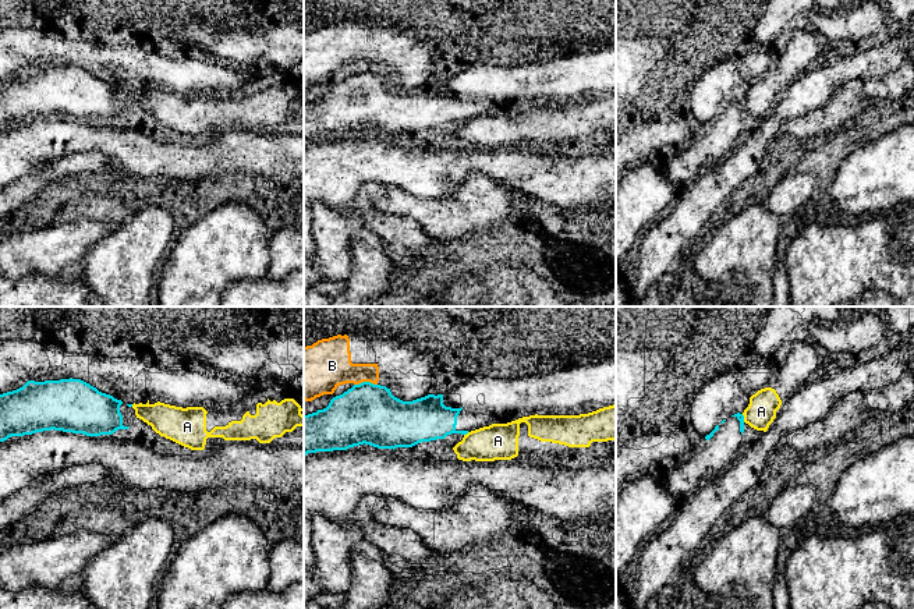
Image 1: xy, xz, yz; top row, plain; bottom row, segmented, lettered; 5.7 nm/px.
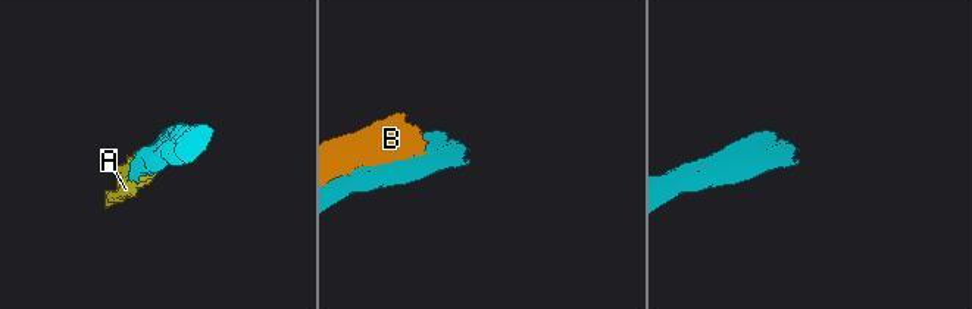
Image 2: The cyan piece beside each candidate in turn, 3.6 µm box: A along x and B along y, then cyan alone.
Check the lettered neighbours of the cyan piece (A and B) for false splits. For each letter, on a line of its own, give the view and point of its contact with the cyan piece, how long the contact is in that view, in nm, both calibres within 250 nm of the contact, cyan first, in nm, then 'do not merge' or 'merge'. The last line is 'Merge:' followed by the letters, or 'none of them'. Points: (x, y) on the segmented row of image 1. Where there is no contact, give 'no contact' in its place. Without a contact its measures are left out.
A: contact xz (466, 434); length 40 nm; calibres 260 and 200 nm; do not merge
B: contact xz (365, 382); length 140 nm; calibres 340 and 280 nm; do not merge
Merge: none of them

